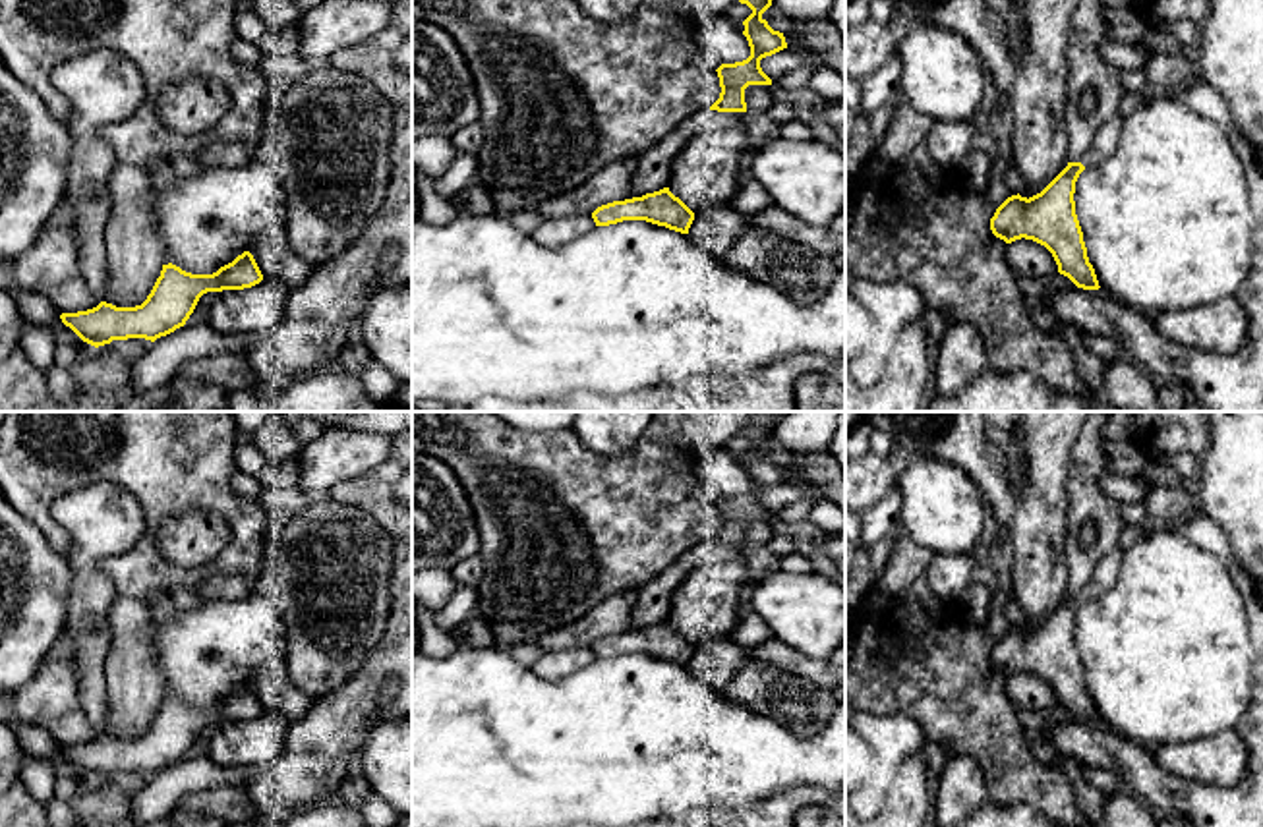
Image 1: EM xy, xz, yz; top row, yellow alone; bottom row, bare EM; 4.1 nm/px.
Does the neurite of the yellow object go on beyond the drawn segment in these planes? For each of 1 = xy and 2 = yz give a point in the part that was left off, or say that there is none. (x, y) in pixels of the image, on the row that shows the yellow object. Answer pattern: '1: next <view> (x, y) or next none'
1: next none
2: next none

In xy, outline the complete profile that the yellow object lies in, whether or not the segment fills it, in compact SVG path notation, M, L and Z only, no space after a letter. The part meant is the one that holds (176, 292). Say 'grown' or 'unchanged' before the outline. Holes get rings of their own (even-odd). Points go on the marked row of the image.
unchanged | M244 251L213 274L191 274L168 263L162 265L161 276L141 305L116 307L101 301L87 311L62 313L60 319L95 348L128 338L155 342L184 327L203 294L244 290L261 280L263 274L250 251Z

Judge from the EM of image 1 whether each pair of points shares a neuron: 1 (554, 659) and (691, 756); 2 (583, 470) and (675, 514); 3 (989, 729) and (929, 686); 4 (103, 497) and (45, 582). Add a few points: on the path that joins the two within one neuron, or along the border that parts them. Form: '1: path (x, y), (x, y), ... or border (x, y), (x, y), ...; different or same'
1: border (594, 657), (558, 679), (540, 679), (530, 671); different
2: path (606, 493), (627, 514), (652, 514); same
3: path (973, 713), (944, 686); same
4: border (64, 557), (70, 569), (68, 601); different

